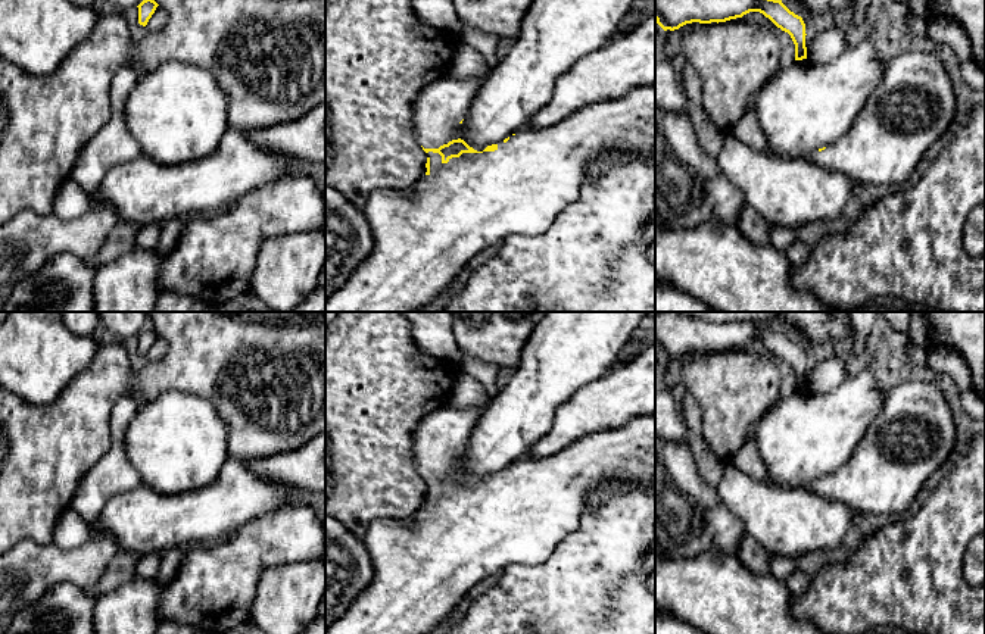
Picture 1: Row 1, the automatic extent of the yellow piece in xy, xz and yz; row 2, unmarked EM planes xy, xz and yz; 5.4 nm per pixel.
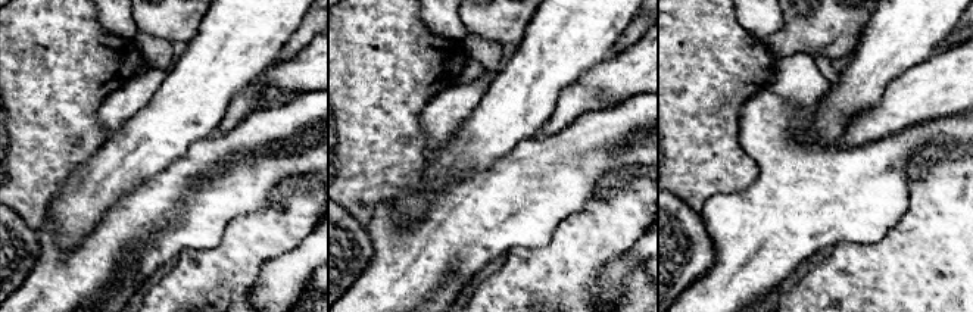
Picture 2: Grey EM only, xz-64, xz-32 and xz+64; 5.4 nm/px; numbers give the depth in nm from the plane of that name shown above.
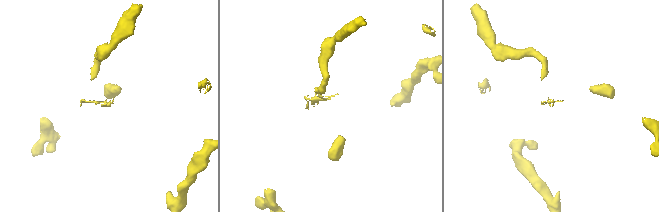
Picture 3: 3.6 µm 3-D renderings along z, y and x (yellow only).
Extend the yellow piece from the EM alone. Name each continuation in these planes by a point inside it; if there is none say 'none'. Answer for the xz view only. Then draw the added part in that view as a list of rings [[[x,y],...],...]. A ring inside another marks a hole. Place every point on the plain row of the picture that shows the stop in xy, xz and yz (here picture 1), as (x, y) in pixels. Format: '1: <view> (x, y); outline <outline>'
1: xz (424, 565); outline [[[655,413],[636,416],[623,427],[589,432],[561,452],[537,459],[520,459],[495,481],[462,482],[442,491],[428,481],[430,497],[408,518],[378,518],[370,525],[364,544],[374,566],[370,585],[325,634],[428,634],[443,624],[465,594],[484,578],[501,574],[512,563],[537,566],[555,547],[577,531],[587,507],[586,499],[605,481],[620,484],[655,484]]]

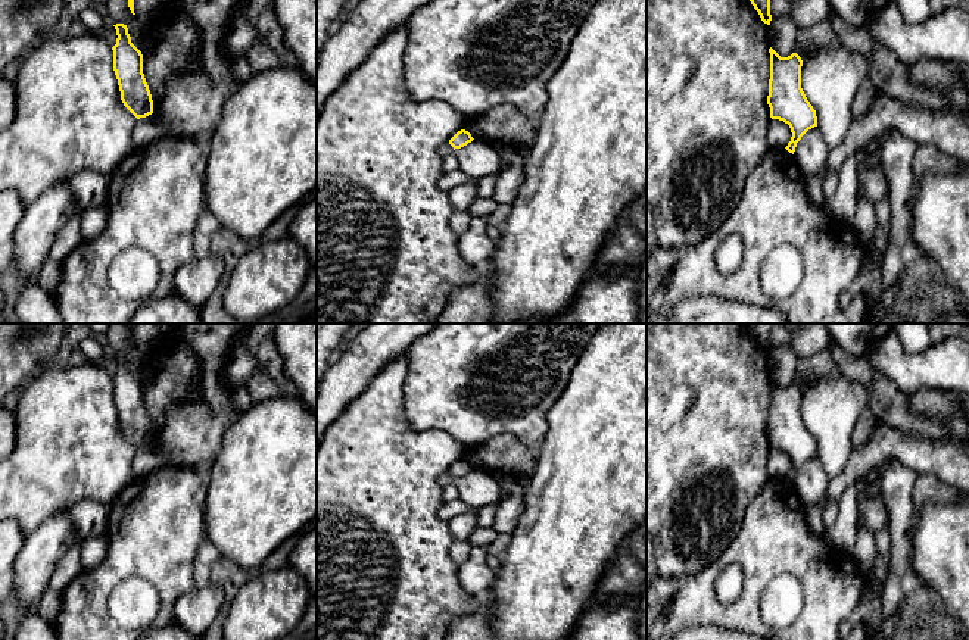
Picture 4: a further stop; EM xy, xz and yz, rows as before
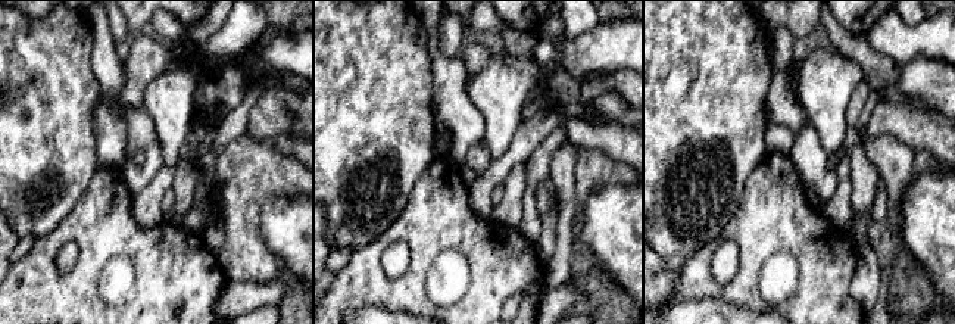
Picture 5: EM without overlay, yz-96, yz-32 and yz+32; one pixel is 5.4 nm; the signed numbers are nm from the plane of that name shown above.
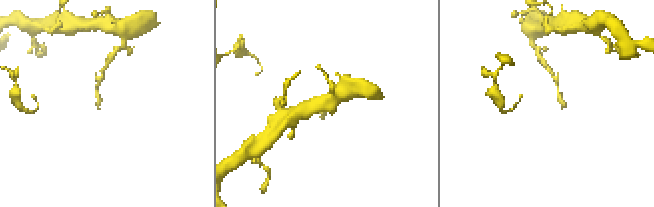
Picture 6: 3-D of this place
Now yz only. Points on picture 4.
none

